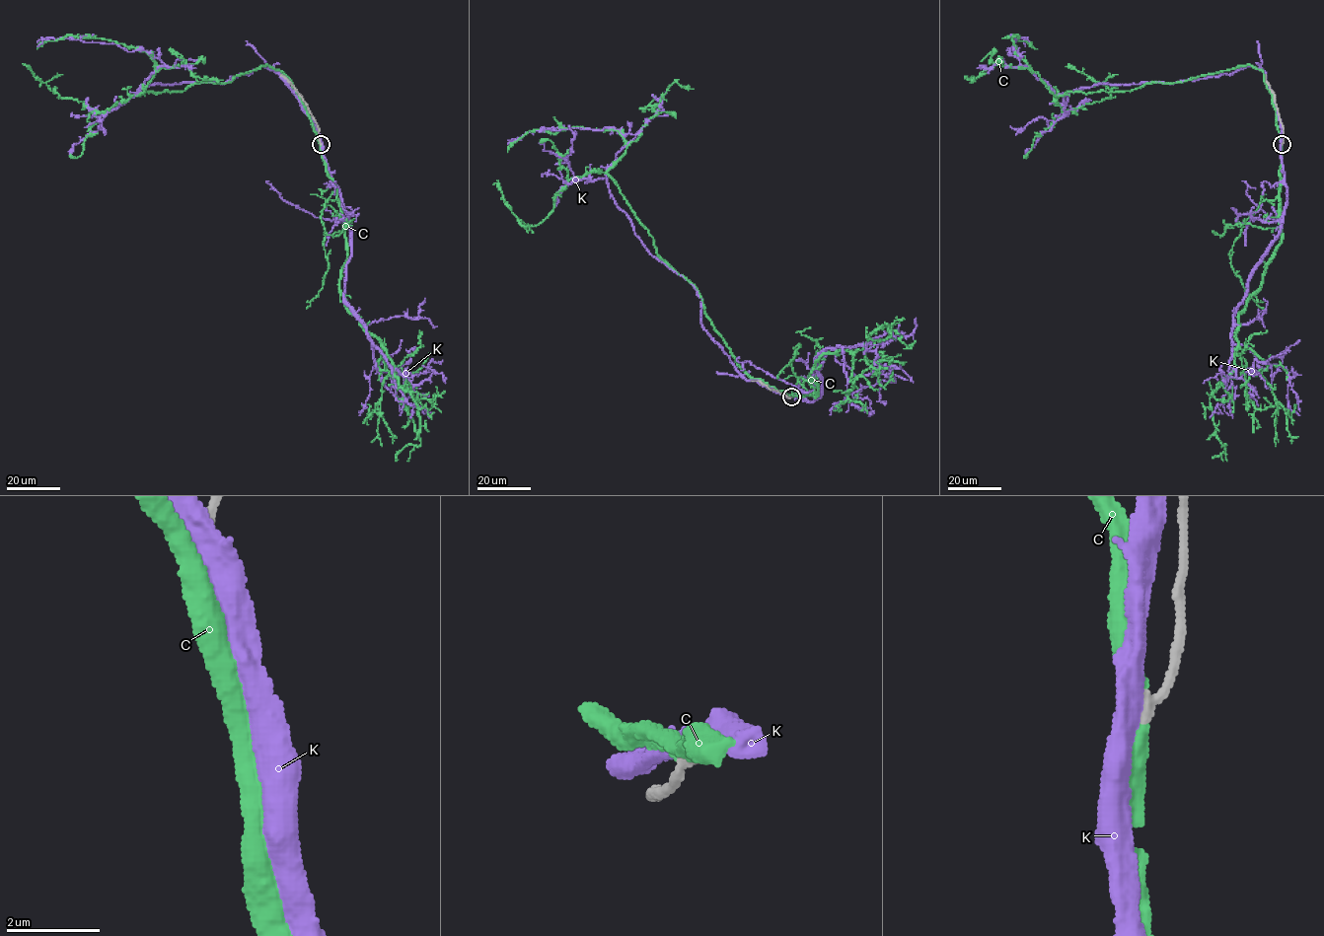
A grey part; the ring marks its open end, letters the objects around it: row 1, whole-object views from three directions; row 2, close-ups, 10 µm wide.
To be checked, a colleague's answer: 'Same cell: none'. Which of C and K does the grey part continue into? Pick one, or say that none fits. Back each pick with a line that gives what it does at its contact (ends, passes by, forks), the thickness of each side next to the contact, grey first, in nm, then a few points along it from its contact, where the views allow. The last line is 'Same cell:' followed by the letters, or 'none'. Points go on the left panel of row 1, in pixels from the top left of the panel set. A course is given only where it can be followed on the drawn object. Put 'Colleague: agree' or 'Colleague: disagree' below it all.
C: it passes by; 280 nm thick on the grey side, 400 nm on the other; it runs (321, 144), (292, 83), (267, 64), (228, 83), (136, 95), (155, 71), (143, 50), (88, 35), (36, 49)
Same cell: C
Colleague: disagree

